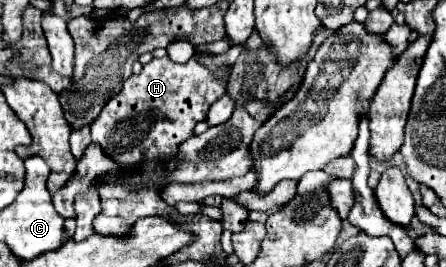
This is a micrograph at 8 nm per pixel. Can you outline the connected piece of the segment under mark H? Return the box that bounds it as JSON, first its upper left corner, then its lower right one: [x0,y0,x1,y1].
[92,52,228,168]

